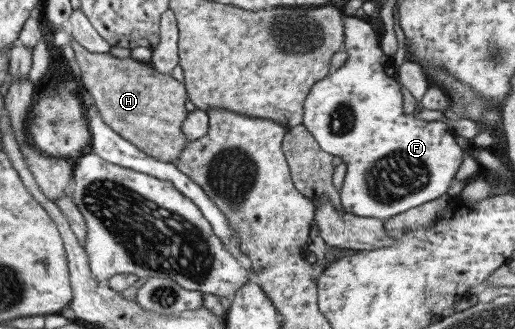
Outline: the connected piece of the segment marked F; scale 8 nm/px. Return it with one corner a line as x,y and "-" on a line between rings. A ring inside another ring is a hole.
343,16
344,19
344,43
341,50
345,50
348,53
347,59
343,65
340,65
338,69
335,69
331,75
327,75
327,78
317,81
317,83
311,86
309,93
304,101
304,112
302,122
300,123
311,135
315,138
318,146
331,156
339,157
343,163
345,163
345,175
343,183
341,184
341,190
339,192
340,203
343,211
337,211
329,202
321,204
319,208
315,205
315,202
320,197
311,199
314,203
314,211
312,222
316,222
319,227
319,237
323,239
327,246
333,246
338,248
344,248
348,251
363,250
363,249
377,249
378,247
387,247
394,243
395,235
385,236
384,228
382,227
382,221
390,219
402,211
417,207
423,203
433,201
440,195
445,193
451,179
454,178
457,173
457,168
461,165
461,159
463,159
463,150
455,142
455,134
443,121
425,121
416,118
413,114
405,113
403,111
403,101
401,100
401,91
399,85
396,83
395,69
393,66
392,58
381,52
379,46
379,36
371,28
371,25
363,18
355,16
347,17

